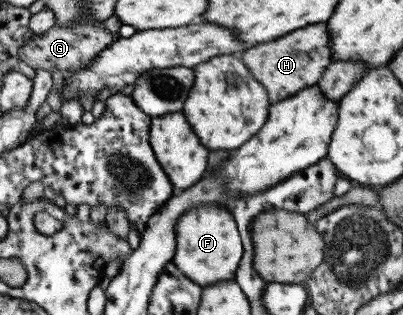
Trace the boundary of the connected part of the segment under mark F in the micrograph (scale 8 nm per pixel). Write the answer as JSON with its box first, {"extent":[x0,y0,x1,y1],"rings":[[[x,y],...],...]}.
{"extent":[172,203,242,287],"rings":[[[203,203],[184,210],[173,229],[175,250],[172,263],[184,277],[200,287],[222,280],[234,280],[235,269],[242,255],[242,244],[230,211]]]}

